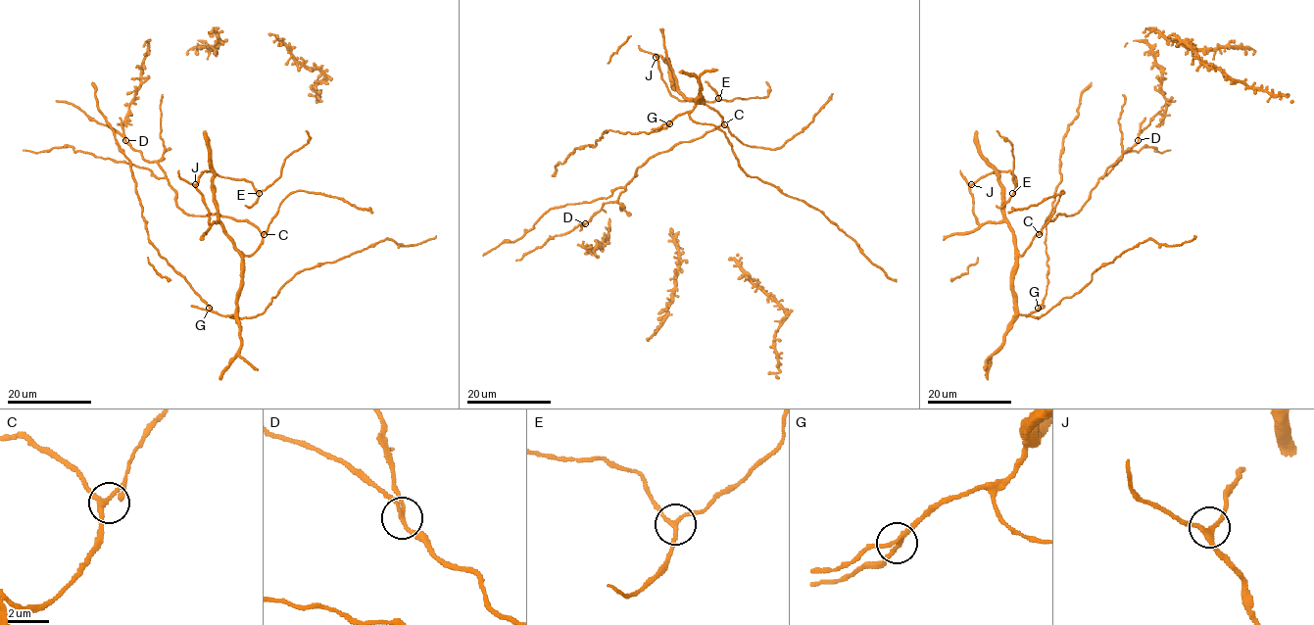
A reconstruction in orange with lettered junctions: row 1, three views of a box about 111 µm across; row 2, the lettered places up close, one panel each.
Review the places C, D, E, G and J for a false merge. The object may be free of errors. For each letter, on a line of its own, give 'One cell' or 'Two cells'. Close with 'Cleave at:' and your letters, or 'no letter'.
C: One cell
D: Two cells
E: One cell
G: One cell
J: One cell
Cleave at: D

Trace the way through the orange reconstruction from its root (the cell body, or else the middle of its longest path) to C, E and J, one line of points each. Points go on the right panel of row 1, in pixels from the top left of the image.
C: (1089, 199), (1075, 214), (1058, 214), (1053, 220), (1047, 220), (1039, 234)
E: (1089, 199), (1047, 220), (1019, 255), (1005, 221), (978, 222), (969, 187), (1009, 170), (1012, 193)
J: (1089, 199), (1075, 214), (1058, 214), (1047, 220), (1019, 255), (1015, 235), (1005, 221), (978, 222), (971, 184)

